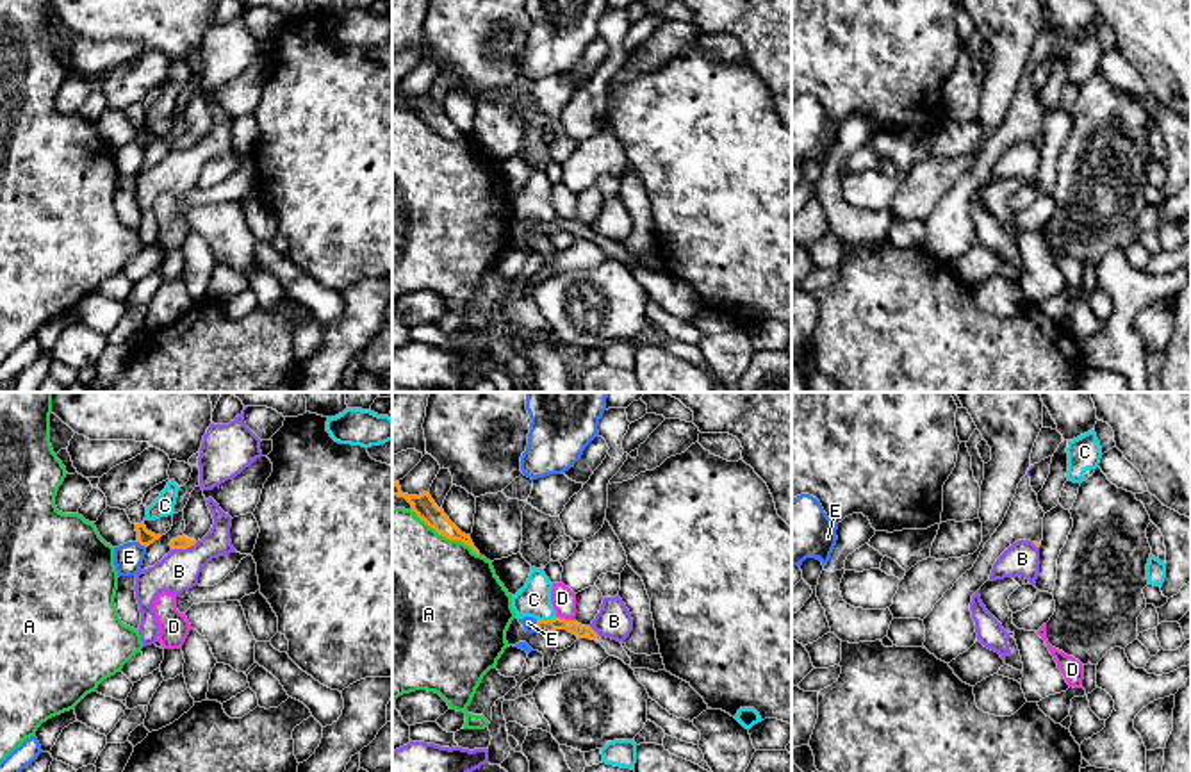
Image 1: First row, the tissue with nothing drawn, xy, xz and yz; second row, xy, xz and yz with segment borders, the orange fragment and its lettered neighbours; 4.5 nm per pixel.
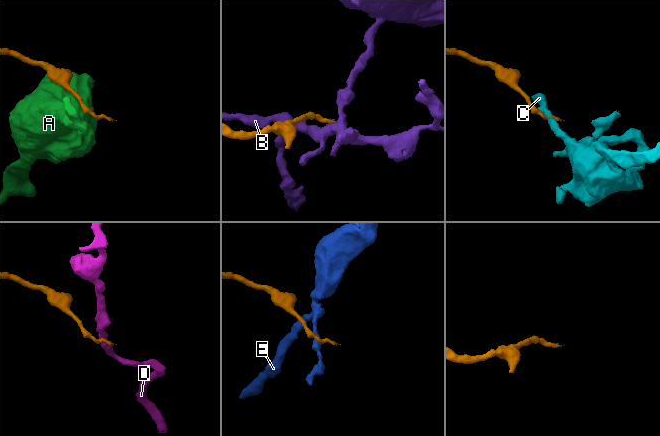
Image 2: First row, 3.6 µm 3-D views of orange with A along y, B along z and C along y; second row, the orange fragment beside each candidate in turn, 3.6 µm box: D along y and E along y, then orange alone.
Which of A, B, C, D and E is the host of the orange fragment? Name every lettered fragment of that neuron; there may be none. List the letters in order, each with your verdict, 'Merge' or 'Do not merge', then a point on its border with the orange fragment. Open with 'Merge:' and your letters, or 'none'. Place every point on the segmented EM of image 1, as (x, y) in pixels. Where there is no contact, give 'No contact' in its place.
Merge: none
A: Do not merge. Touches orange at xz (444, 535)
B: Do not merge. Touches orange at xy (184, 548)
C: Do not merge. Touches orange at xz (546, 621)
D: Do not merge. Touches orange at xz (564, 619)
E: Do not merge. Touches orange at xz (537, 626)

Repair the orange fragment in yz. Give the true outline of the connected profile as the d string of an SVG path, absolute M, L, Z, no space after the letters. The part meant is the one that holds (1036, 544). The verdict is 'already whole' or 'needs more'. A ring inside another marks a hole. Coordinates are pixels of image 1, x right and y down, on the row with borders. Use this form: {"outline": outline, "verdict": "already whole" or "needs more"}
{"outline": "M1023 476L1002 524L984 544L973 567L943 594L924 619L924 647L931 654L950 663L977 642L970 612L972 595L990 579L993 563L1009 546L1018 540L1031 540L1036 547L1041 546L1043 517L1045 512L1031 487L1031 478Z", "verdict": "needs more"}

